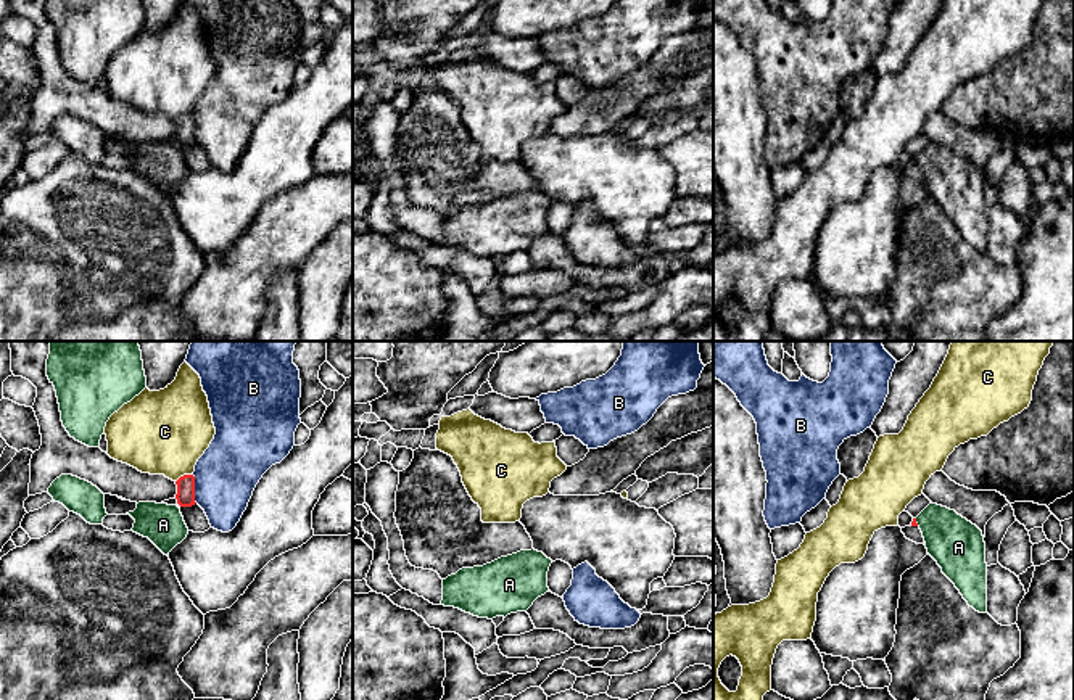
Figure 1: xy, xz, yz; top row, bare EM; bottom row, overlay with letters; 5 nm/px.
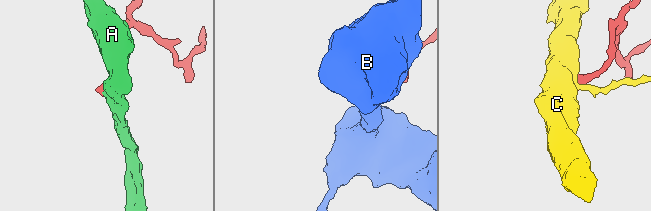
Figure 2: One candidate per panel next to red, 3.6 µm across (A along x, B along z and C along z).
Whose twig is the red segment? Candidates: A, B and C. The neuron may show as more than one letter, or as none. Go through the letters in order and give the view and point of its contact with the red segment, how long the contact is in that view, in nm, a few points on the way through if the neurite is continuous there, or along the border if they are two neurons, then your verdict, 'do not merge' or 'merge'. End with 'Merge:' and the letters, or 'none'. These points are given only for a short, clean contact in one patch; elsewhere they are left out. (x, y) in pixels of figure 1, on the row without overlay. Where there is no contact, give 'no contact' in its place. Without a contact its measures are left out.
A: meets red in yz at (915, 161); contact 40 nm long; border along yz (915, 158), (918, 164); do not merge
B: meets red in xy at (194, 129); contact 150 nm long; do not merge
C: meets red in xy at (184, 115); contact 100 nm long; border along xy (192, 113), (184, 113), (176, 121); do not merge
Merge: none

